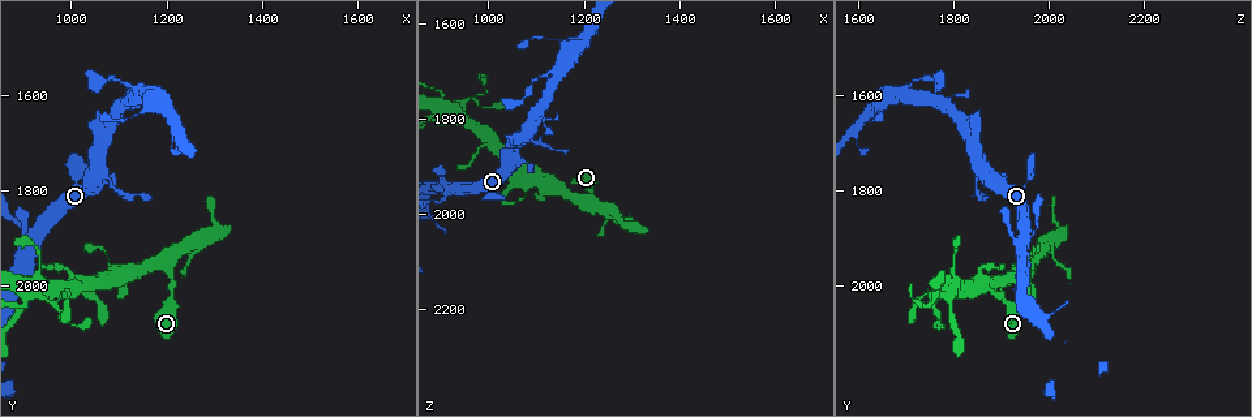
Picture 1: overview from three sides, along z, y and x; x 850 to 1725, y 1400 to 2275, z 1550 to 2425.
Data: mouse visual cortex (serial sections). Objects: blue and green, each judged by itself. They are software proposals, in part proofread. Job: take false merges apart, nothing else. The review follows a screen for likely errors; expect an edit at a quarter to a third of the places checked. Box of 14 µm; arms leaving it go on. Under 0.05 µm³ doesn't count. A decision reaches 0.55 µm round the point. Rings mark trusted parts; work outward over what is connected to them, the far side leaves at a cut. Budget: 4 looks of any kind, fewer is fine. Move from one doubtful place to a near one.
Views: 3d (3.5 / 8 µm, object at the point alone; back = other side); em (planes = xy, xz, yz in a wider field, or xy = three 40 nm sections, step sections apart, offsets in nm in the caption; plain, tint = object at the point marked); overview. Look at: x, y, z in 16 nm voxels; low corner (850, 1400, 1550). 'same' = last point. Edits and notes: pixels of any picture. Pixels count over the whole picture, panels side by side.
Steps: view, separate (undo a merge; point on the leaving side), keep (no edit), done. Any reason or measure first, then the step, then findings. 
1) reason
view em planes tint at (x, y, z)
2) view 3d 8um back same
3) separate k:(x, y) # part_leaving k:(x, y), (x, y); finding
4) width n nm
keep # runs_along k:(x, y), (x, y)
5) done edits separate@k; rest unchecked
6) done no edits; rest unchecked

abrupt turn
view 3d 3.5um at (1205, 1960, 1970)

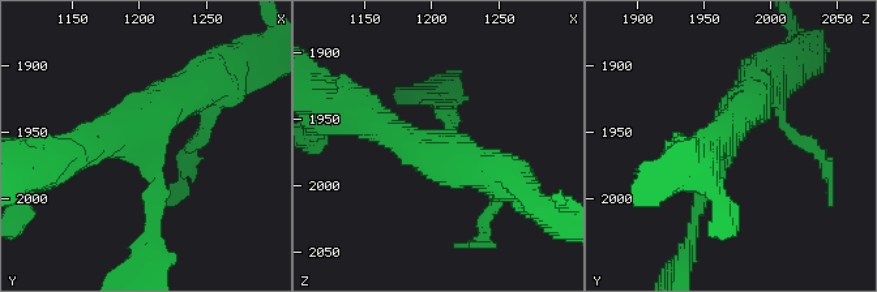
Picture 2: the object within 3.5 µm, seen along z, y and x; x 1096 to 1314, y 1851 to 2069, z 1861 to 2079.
arms 3; arm_widths 150, 400, 500 nm
view em xy step 5 tint at (1204, 1964, 1968)

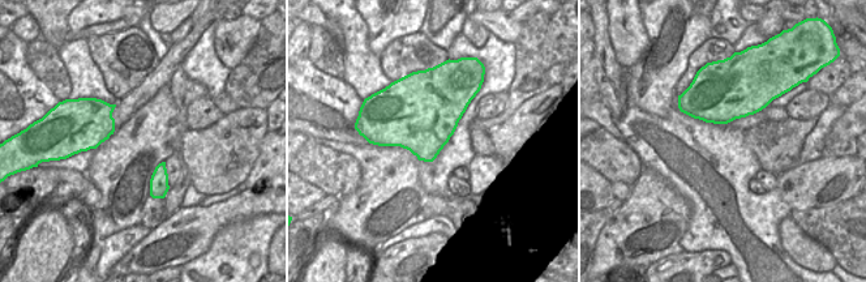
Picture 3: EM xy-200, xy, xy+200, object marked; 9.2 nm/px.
keep # runs_along 2:(154, 230), (158, 168), (127, 137), (71, 153); all the same cell

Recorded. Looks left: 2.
narrows sharply
view 3d 8um at (930, 1940, 1800)

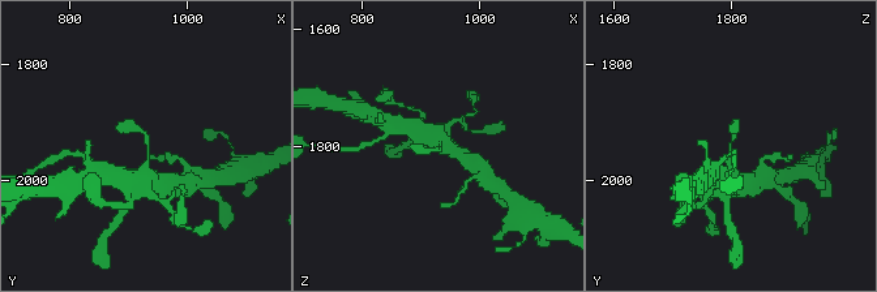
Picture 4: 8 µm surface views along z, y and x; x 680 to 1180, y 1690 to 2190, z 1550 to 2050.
shape alone is not enough
view em xy step 1 tint at (935, 1945, 1800)

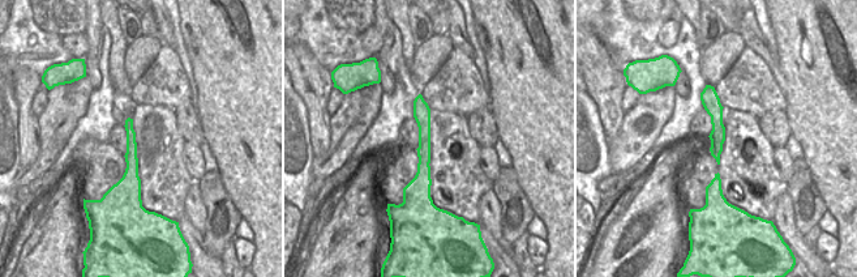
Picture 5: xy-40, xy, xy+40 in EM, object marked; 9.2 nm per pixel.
width 170 nm
keep # runs_along 5:(419, 99), (424, 124), (421, 194); one cell here

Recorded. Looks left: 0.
done no edits; rest unchecked

